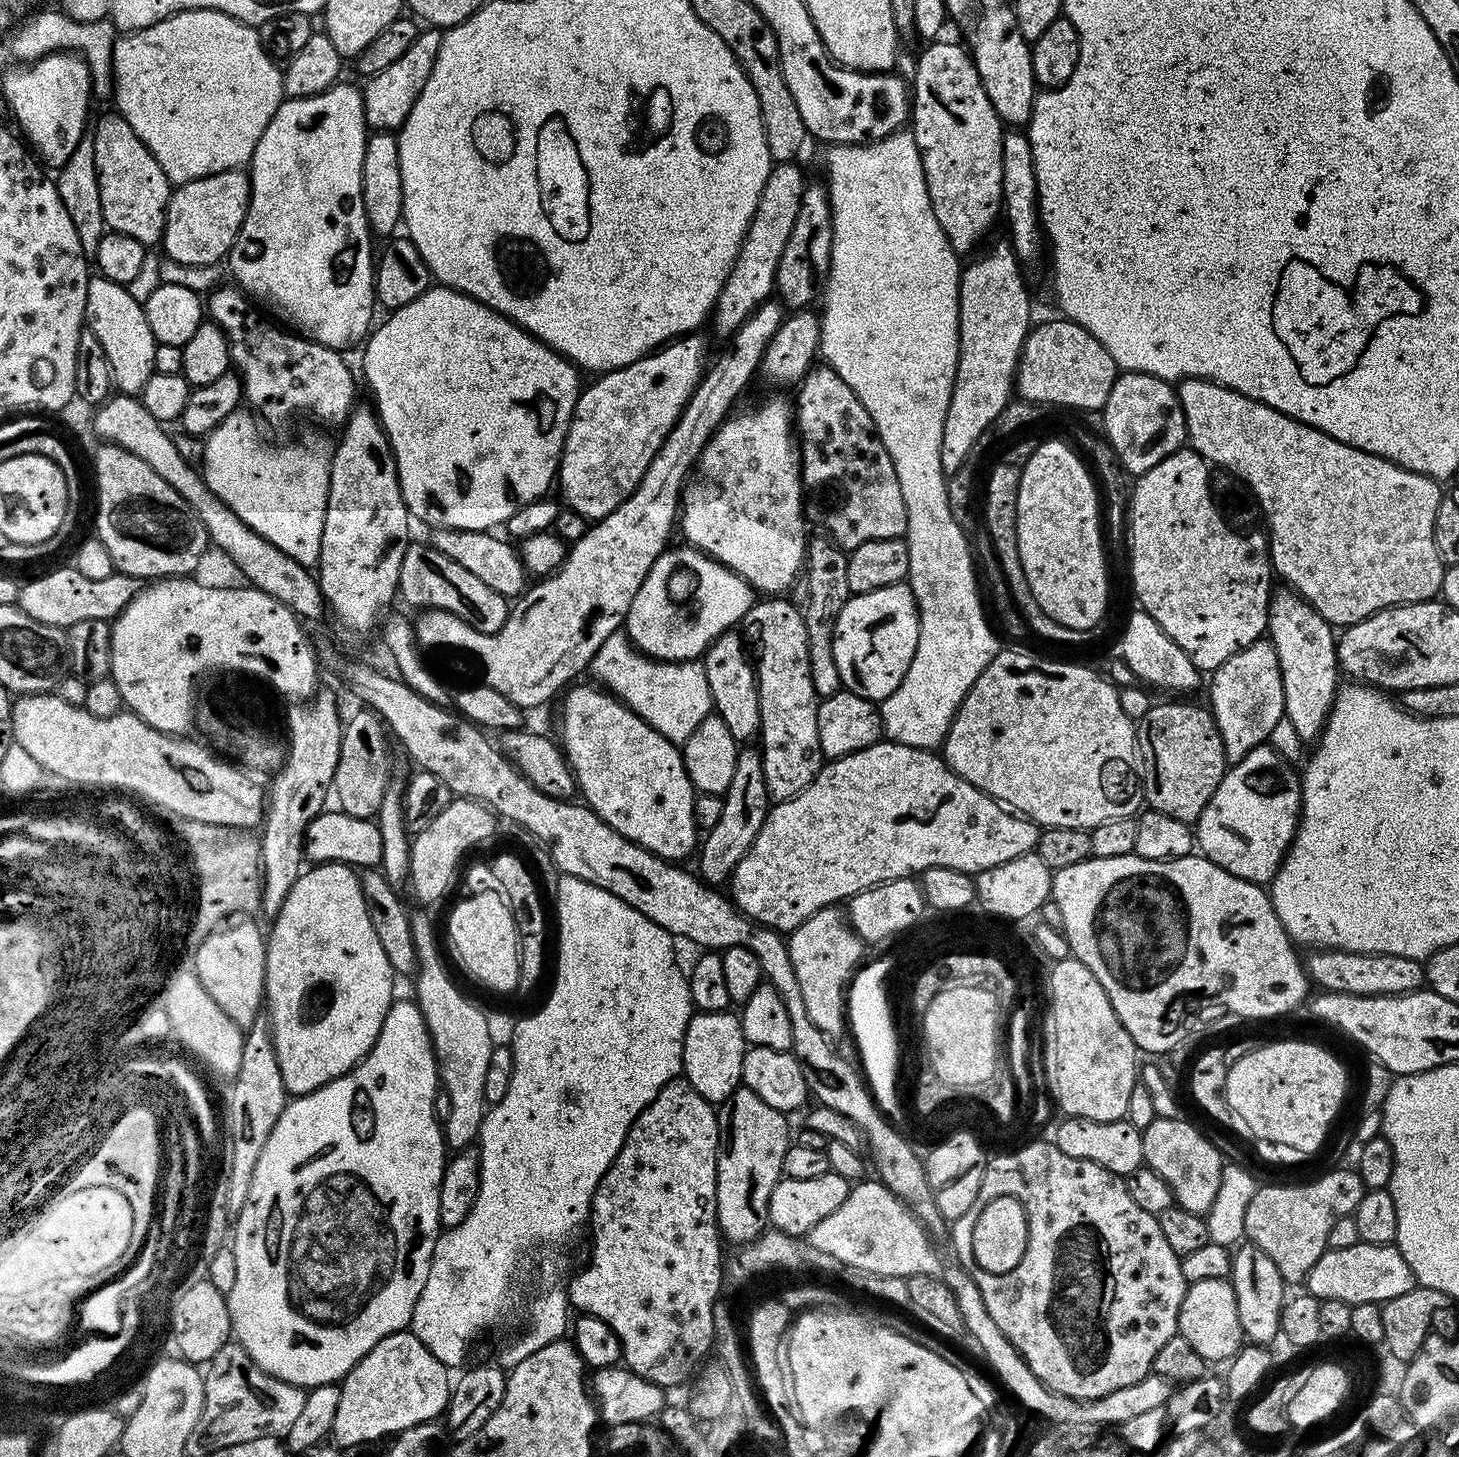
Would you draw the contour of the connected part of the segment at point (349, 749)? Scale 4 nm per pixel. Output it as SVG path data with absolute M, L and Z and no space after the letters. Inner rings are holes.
M371 710L356 712L347 717L343 725L344 733L340 739L338 770L334 770L332 792L337 800L339 811L354 818L371 820L382 806L382 798L390 786L388 775L392 772L392 756L388 753L390 736L379 714Z

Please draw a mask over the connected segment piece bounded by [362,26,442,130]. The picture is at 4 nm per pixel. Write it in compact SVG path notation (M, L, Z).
M425 27L414 38L414 46L398 58L391 66L386 66L376 76L367 77L363 85L364 120L372 130L399 130L406 122L418 94L422 94L422 86L426 86L426 78L430 78L430 70L434 70L434 58L438 58L438 46L442 32L439 27Z

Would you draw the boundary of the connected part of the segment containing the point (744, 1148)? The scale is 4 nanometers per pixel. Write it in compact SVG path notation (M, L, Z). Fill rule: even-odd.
M743 1086L734 1089L725 1100L719 1101L716 1113L720 1139L716 1151L716 1222L721 1237L725 1241L733 1240L733 1245L749 1244L769 1227L770 1194L782 1178L782 1158L786 1158L790 1143L788 1120L785 1113L774 1110L774 1106L766 1106L766 1102L762 1102L754 1090Z

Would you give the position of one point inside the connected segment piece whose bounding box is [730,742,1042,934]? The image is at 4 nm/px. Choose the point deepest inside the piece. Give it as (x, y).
(889, 812)

